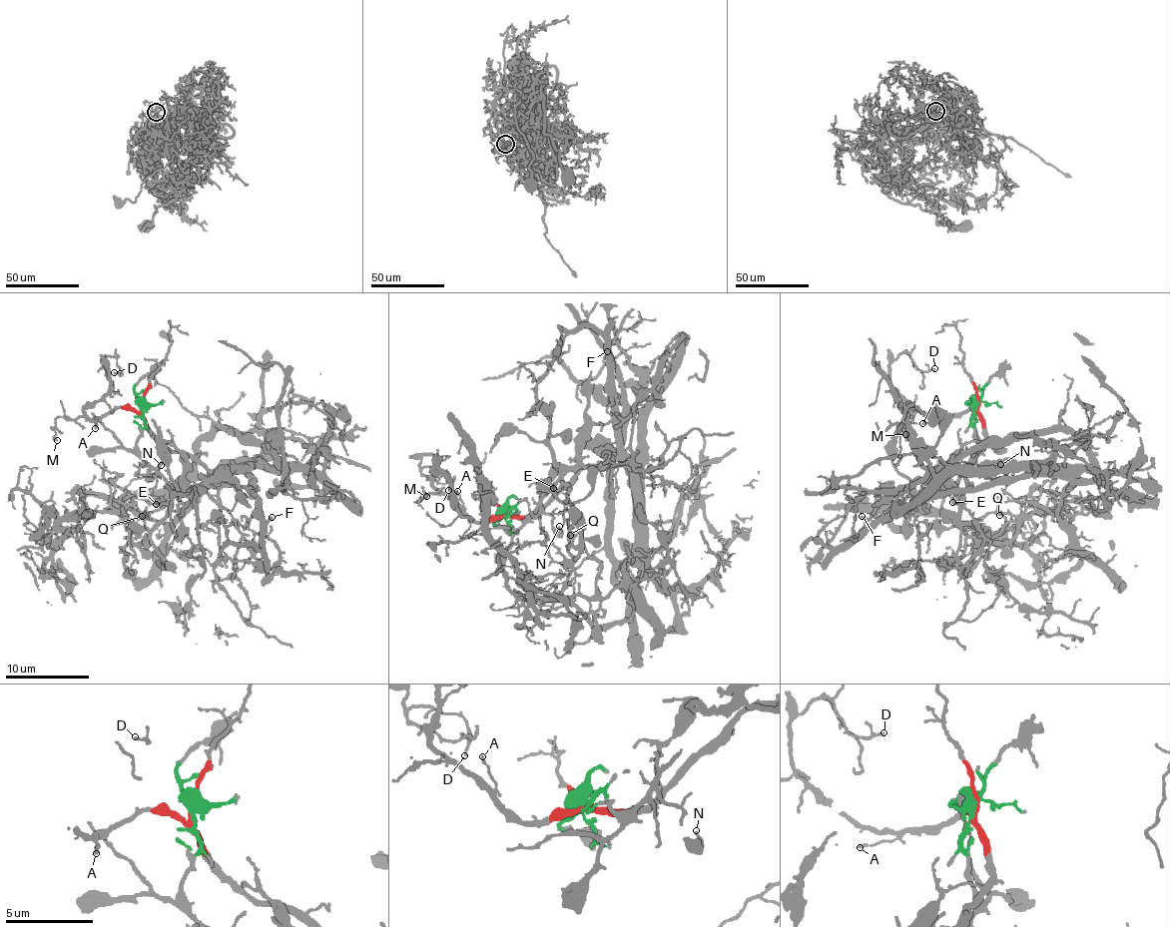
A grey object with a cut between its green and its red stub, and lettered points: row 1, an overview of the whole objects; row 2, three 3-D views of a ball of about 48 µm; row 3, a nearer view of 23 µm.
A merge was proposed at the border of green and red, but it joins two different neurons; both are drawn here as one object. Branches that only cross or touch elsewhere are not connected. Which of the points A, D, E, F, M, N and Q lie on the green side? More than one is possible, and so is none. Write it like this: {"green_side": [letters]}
{"green_side": ["E", "N", "Q"]}

